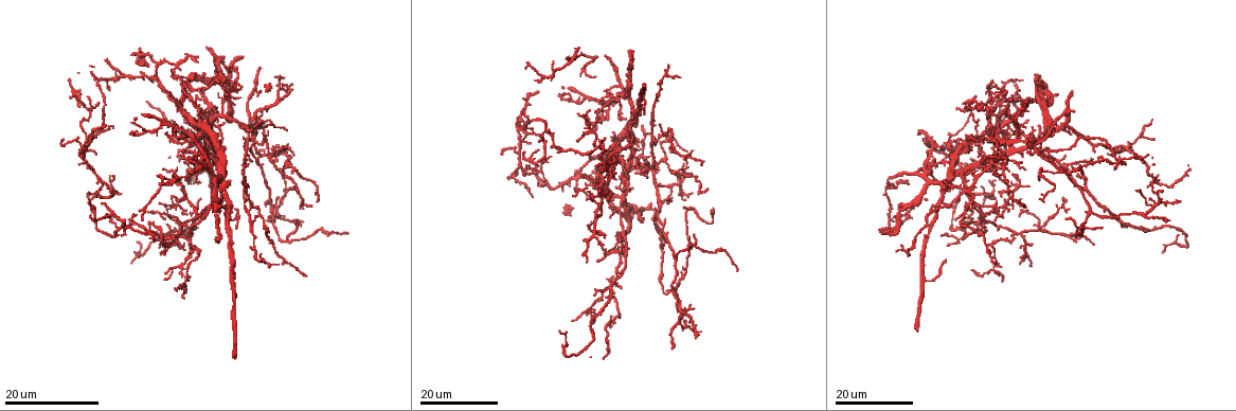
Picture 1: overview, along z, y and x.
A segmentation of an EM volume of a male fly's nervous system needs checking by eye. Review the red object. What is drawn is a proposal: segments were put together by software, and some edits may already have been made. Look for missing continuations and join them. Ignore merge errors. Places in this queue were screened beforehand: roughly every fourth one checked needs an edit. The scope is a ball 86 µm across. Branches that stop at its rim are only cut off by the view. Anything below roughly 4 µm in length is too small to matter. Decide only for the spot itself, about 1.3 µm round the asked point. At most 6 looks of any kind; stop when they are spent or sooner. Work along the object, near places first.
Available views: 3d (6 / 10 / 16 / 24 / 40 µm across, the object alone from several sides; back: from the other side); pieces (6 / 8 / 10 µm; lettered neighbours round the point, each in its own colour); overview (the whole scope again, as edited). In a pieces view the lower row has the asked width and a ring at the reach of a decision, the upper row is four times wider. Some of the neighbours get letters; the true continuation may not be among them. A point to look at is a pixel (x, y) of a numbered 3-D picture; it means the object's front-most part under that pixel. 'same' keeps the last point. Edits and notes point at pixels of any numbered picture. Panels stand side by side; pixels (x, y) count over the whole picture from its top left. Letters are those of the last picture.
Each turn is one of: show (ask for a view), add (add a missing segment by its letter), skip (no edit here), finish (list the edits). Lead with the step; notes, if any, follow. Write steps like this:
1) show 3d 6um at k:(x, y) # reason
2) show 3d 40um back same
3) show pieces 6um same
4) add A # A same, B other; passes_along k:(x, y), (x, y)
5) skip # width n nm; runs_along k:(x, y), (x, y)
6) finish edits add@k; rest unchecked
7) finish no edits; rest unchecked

show 3d 16um at 1:(102, 203) # an open end

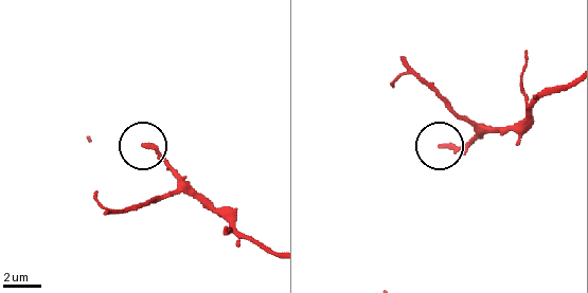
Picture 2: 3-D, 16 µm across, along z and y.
show pieces 6um at 2:(441, 146)

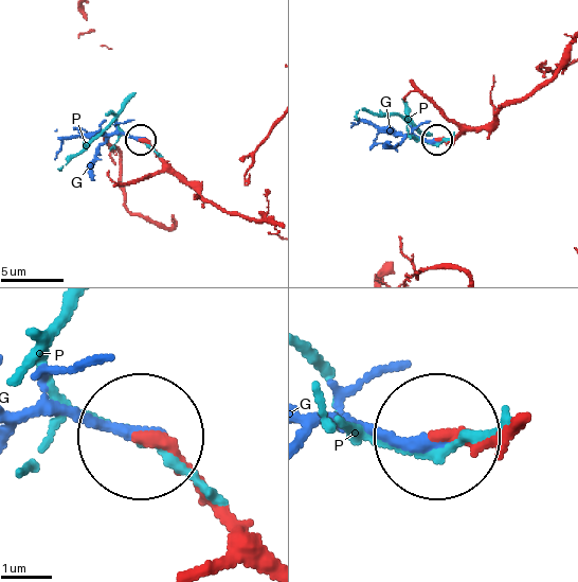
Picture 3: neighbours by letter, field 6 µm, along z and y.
add G # G same, P other; passes_along 3:(175, 172), (142, 139), (122, 135), (65, 139), (55, 159); it goes on there

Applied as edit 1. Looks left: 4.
show 3d 16um at 1:(943, 182) # branch stops here

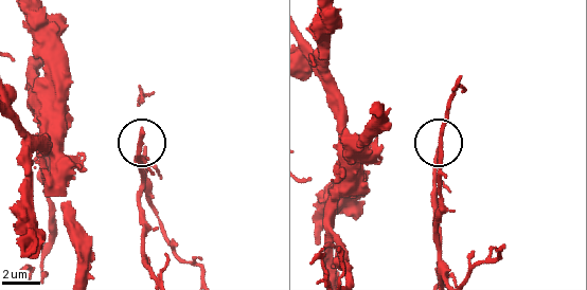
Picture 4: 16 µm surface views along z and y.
show pieces 10um at 4:(142, 132)

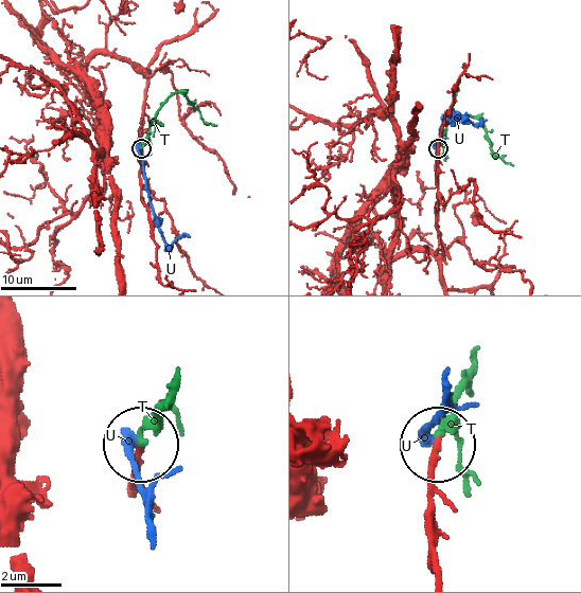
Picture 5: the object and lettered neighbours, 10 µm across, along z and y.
add T # T same, U other; passes_along 5:(430, 514), (430, 455), (469, 364); the cell continues

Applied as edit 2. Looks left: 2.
show 3d 24um at 1:(252, 162) # free end

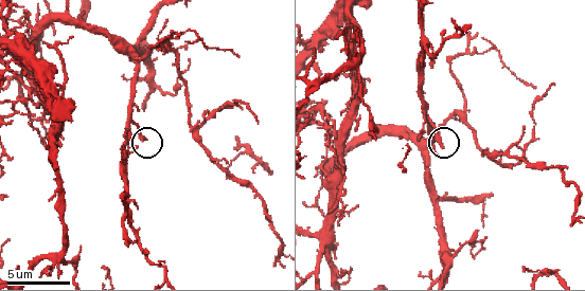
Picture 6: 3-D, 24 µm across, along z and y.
show pieces 8um at 6:(146, 139)

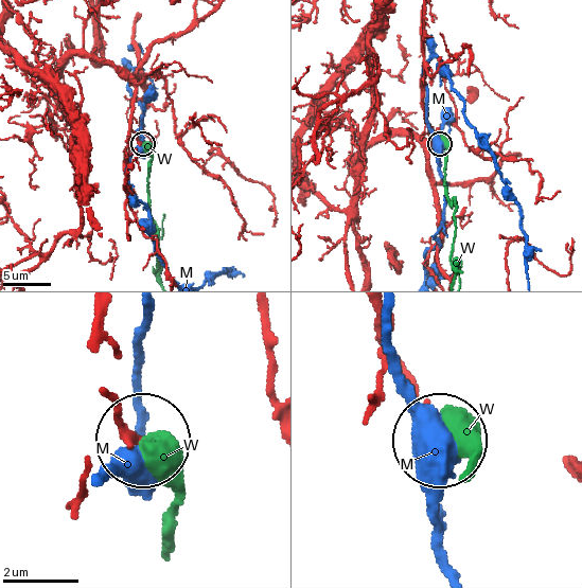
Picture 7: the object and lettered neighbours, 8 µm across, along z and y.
skip # M other, W other; runs_along 7:(102, 391), (143, 441); none of them fits

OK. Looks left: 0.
finish edits add@3, add@5; rest unchecked

